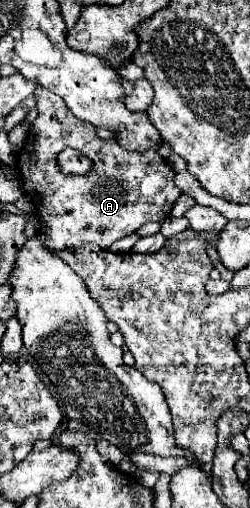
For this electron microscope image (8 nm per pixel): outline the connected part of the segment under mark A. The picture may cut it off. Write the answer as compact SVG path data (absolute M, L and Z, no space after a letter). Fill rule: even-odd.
M36 88L36 108L38 118L32 122L32 128L26 136L22 150L18 152L18 170L24 194L34 204L34 212L40 220L40 238L48 250L64 250L76 244L92 242L100 248L108 248L112 242L136 232L146 222L162 222L170 216L172 204L182 194L174 184L174 172L170 164L158 152L126 152L118 146L116 140L102 140L96 136L96 128L92 124L84 124L84 120L76 120L68 108L64 108L64 100L46 88ZM76 148L82 156L92 160L92 172L84 176L68 176L58 168L56 156L66 150Z

